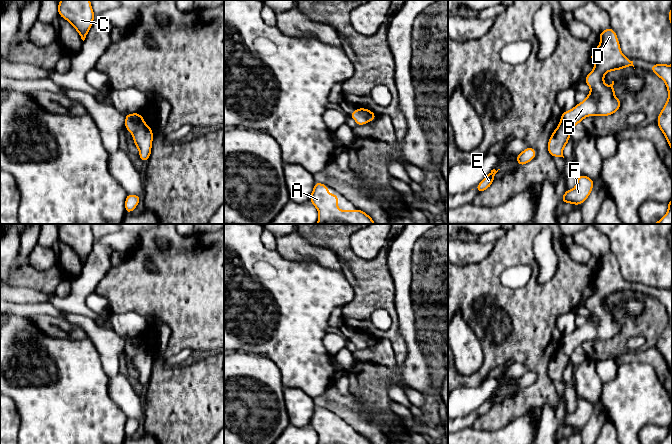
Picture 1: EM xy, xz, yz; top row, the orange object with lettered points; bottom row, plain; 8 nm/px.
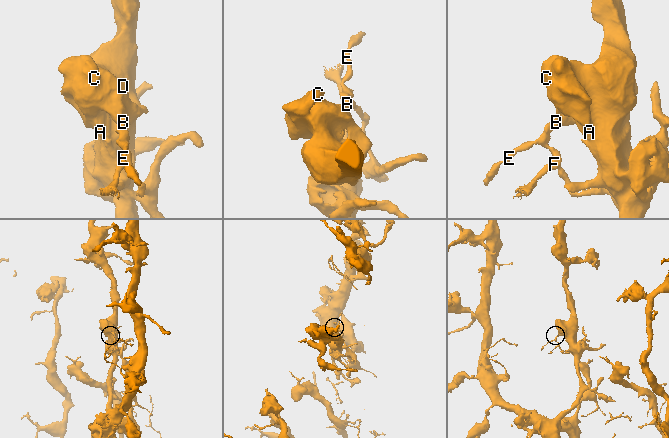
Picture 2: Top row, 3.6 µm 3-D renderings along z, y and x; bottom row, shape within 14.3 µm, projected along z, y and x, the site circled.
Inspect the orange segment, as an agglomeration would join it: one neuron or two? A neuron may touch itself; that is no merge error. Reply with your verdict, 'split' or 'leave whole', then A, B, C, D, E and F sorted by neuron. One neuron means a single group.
split | A B C D / E F

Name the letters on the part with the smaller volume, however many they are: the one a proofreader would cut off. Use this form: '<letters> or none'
E, F

